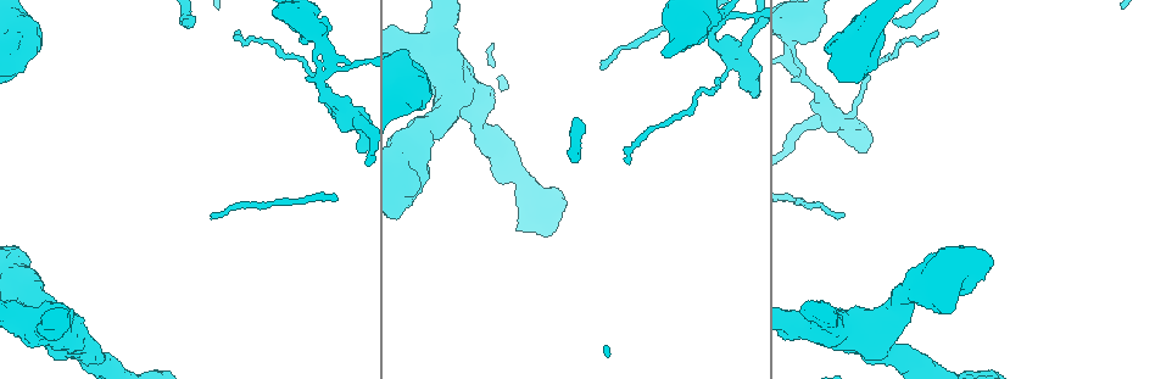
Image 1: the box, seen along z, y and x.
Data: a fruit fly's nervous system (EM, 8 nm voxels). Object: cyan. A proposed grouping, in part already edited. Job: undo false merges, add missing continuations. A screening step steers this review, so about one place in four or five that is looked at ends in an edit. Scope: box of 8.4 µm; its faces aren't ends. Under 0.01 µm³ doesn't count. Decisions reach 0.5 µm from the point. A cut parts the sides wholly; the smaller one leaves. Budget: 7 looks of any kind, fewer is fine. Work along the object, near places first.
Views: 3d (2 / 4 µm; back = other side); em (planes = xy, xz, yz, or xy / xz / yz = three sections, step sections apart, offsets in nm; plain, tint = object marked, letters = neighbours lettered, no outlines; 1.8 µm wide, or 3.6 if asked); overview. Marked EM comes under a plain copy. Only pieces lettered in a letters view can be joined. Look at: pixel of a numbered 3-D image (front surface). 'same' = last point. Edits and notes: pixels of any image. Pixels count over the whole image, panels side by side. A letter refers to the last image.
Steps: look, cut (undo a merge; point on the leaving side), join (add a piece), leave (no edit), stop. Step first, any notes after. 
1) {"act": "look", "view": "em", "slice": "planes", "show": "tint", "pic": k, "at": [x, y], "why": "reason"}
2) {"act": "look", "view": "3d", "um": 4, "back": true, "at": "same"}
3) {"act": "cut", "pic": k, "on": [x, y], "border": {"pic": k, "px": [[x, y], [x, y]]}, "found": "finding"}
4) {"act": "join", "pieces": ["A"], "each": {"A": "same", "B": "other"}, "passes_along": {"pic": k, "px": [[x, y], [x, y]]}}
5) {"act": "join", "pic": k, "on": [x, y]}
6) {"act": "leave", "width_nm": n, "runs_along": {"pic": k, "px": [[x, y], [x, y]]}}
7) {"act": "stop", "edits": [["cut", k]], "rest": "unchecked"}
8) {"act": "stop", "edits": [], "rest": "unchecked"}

{"act": "look", "view": "3d", "um": 2, "pic": 1, "at": [345, 110], "why": "abrupt turn"}

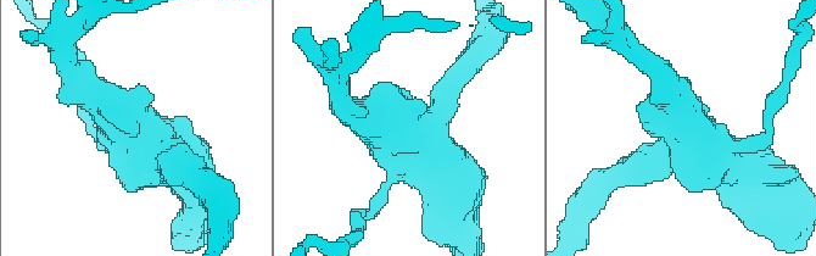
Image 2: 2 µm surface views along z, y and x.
{"act": "look", "view": "em", "um": 3.6, "slice": "planes", "show": "tint", "pic": 2, "at": [129, 129], "arms": 4}

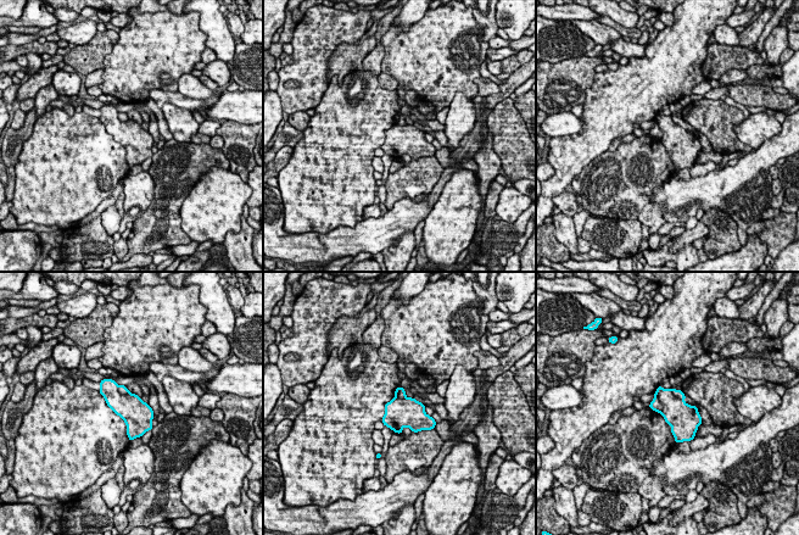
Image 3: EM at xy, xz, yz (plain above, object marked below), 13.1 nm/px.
{"act": "look", "view": "em", "um": 3.6, "slice": "planes", "show": "letters", "at": "same", "why": "see the neighbours"}

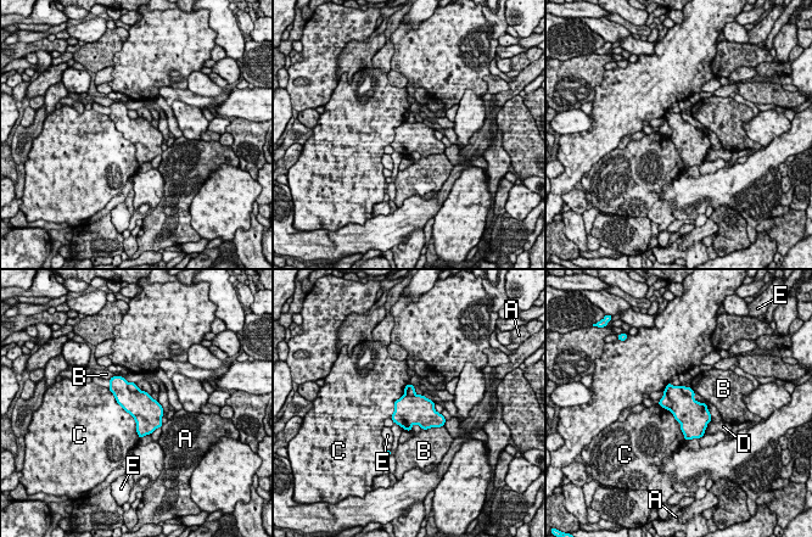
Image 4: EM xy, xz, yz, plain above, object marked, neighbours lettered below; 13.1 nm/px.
{"act": "cut", "pic": 4, "on": [684, 408], "longest_contact_nm": ["C", 800], "each": {"A": "other", "B": "other", "C": "other", "D": "other", "E": "other"}, "found": "a second neuron is stuck on"}

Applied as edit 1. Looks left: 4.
{"act": "look", "view": "3d", "um": 4, "pic": 1, "at": [13, 25], "why": "thick turns thin"}

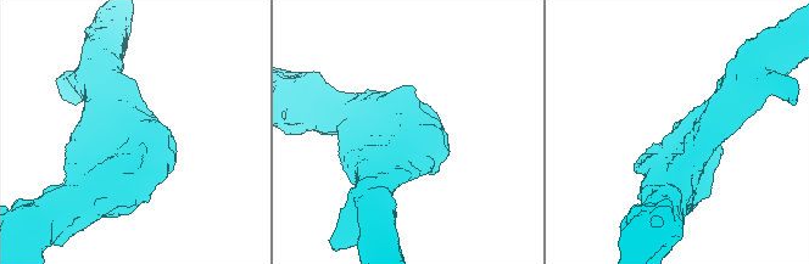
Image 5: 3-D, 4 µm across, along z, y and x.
{"act": "look", "view": "em", "um": 3.6, "slice": "xy", "step": 16, "show": "tint", "pic": 5, "at": [408, 143]}

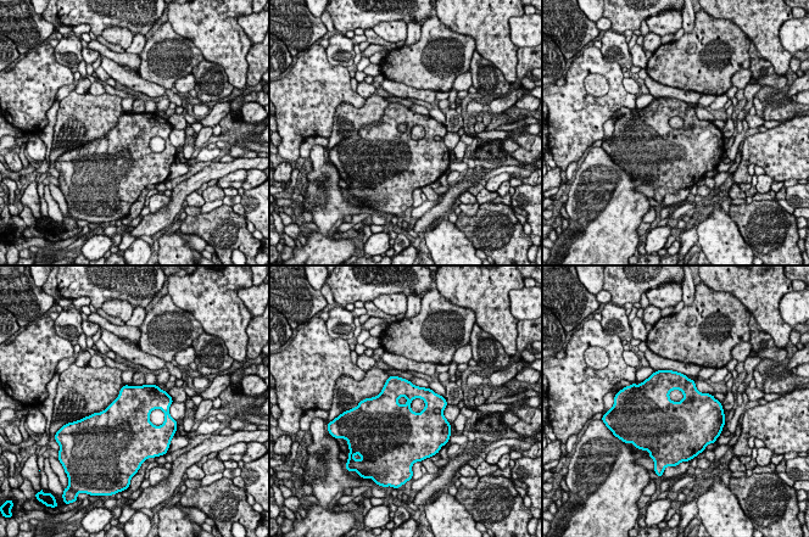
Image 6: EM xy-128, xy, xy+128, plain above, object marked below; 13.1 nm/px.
{"act": "look", "view": "em", "um": 3.6, "slice": "planes", "show": "letters", "at": "same"}

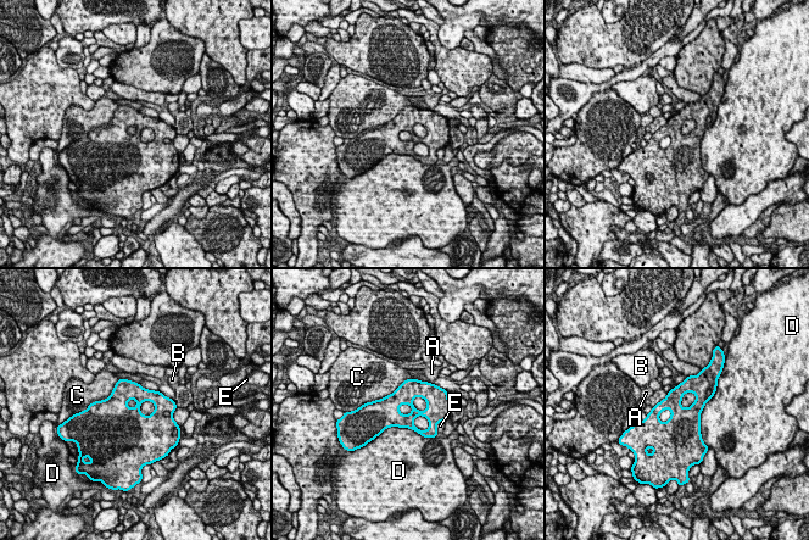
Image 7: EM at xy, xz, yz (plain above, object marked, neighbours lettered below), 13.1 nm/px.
{"act": "leave", "each": {"A": "other", "B": "other", "C": "other", "D": "other", "E": "other"}, "found": "one neuron here"}

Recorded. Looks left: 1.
{"act": "stop", "edits": [["cut", 4]], "rest": "unchecked"}

